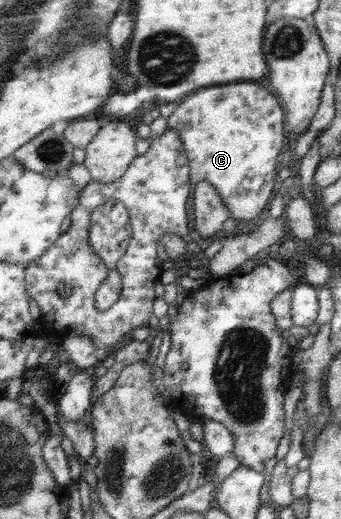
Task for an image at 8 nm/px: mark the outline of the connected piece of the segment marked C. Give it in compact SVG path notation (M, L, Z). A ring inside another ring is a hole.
M229 84L229 86L219 86L219 88L209 88L209 90L201 90L199 94L191 94L170 116L170 128L179 130L183 137L184 143L187 144L187 154L191 157L192 179L195 186L205 180L213 183L221 192L225 204L229 206L231 214L241 225L251 224L253 220L257 220L265 208L271 202L271 196L275 192L277 186L277 176L283 176L279 168L279 156L285 148L285 112L283 106L279 104L279 100L269 92L267 88L259 84ZM243 96L249 102L249 108L245 108L243 114ZM257 176L265 176L265 183L256 191L247 191L241 187L245 178L257 178Z

